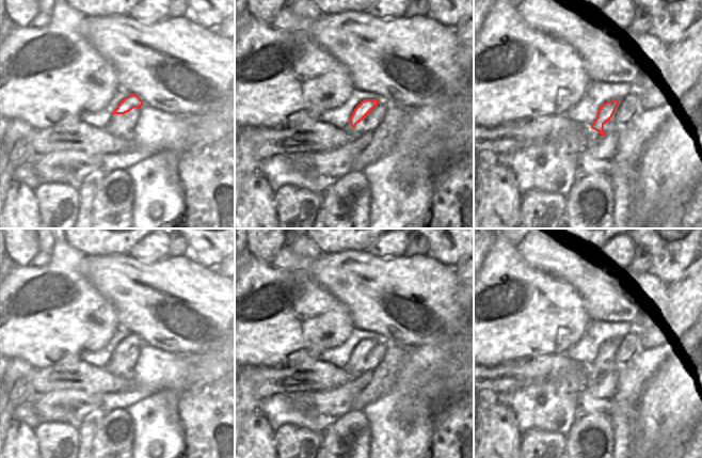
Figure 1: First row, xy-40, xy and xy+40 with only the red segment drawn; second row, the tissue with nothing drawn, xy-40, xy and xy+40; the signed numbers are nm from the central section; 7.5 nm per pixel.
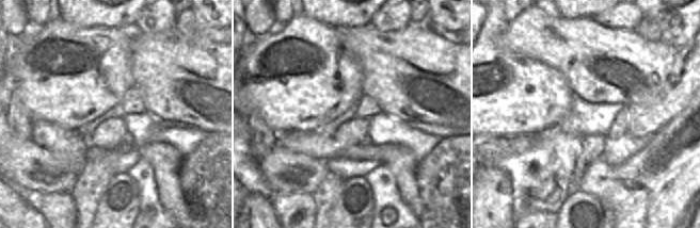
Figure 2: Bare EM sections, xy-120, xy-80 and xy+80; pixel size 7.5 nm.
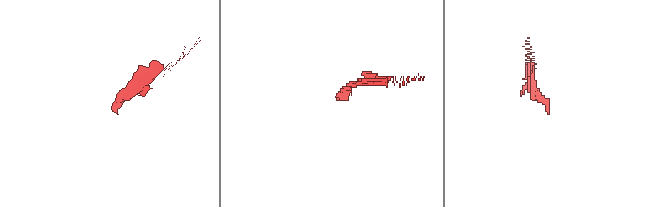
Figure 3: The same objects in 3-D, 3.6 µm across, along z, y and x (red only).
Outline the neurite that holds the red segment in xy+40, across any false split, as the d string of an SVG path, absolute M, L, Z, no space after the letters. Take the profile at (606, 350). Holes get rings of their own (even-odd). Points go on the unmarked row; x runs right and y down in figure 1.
M613 338L611 341L607 341L603 343L599 350L597 350L597 357L593 361L591 365L588 365L587 367L587 385L590 385L602 375L605 375L604 372L604 363L607 362L613 354L617 346L619 344L619 338Z

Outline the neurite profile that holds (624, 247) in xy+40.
M633 231L613 238L600 250L620 259L642 259L642 249L638 246L638 235Z

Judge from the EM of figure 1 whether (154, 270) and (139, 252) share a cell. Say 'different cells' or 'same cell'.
different cells

